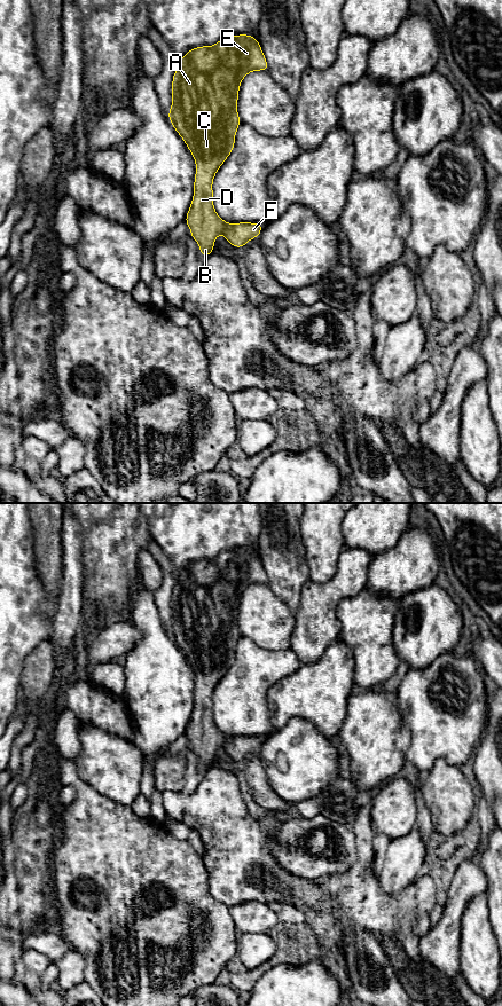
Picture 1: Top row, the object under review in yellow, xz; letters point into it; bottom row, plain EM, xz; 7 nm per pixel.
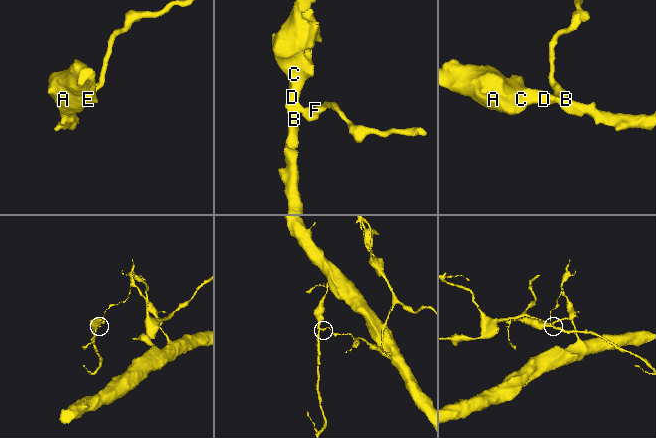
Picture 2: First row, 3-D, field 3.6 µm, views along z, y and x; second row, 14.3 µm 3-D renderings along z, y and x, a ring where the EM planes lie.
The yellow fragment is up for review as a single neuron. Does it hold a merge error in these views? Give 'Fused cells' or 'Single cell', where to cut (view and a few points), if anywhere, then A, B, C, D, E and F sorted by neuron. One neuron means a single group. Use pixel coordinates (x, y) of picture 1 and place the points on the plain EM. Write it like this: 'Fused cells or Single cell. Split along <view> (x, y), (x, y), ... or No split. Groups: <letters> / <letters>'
Fused cells. Split along xz (228, 737), (222, 746). Groups: A B C D E / F

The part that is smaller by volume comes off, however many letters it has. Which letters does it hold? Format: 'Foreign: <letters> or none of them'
Foreign: A, B, C, D, E

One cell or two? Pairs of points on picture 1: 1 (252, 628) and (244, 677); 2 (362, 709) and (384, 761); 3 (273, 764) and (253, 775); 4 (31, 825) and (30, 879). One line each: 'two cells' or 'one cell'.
1: two cells
2: one cell
3: two cells
4: one cell

